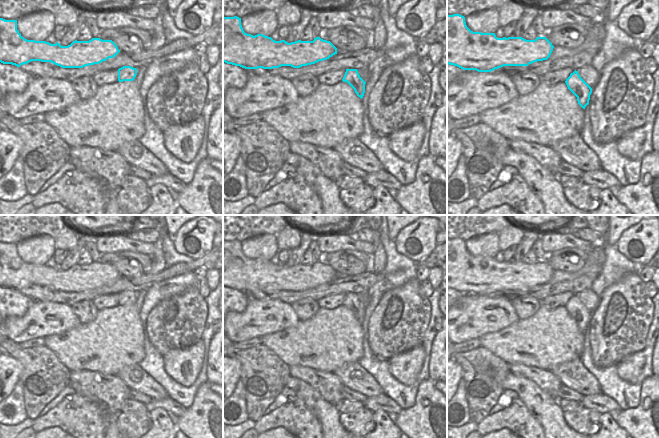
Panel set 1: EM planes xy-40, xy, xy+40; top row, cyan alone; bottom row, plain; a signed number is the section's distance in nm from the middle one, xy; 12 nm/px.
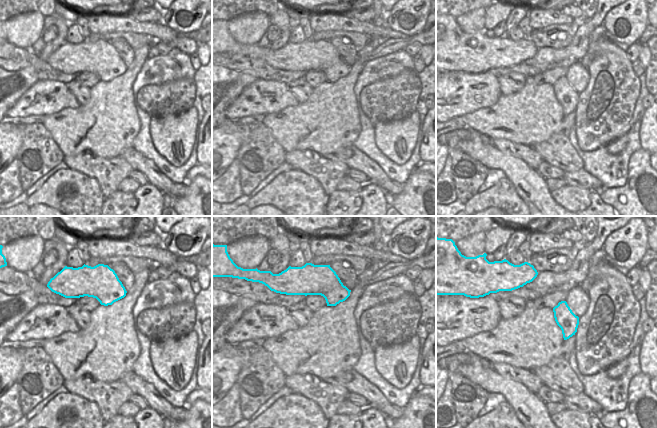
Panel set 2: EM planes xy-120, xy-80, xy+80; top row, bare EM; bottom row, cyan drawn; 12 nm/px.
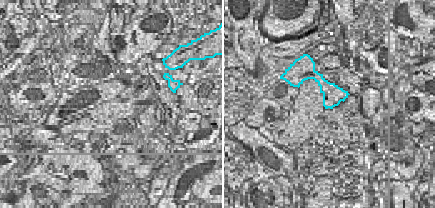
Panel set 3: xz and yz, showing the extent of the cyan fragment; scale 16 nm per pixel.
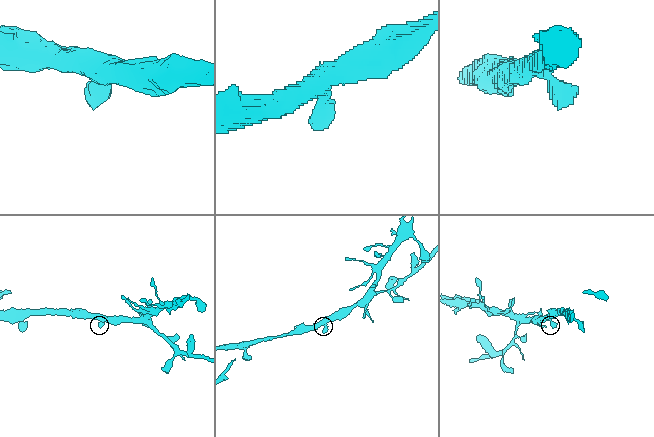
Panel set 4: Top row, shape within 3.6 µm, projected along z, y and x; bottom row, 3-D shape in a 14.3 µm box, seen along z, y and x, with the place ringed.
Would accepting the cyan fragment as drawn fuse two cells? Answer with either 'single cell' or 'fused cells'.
single cell

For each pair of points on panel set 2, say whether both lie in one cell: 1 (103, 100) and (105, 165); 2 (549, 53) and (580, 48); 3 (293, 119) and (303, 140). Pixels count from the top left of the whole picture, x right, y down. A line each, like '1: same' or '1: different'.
1: different
2: same
3: same

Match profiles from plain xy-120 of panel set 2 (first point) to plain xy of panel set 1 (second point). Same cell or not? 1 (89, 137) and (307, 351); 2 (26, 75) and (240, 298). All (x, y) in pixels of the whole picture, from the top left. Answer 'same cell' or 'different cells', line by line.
1: same cell
2: same cell

